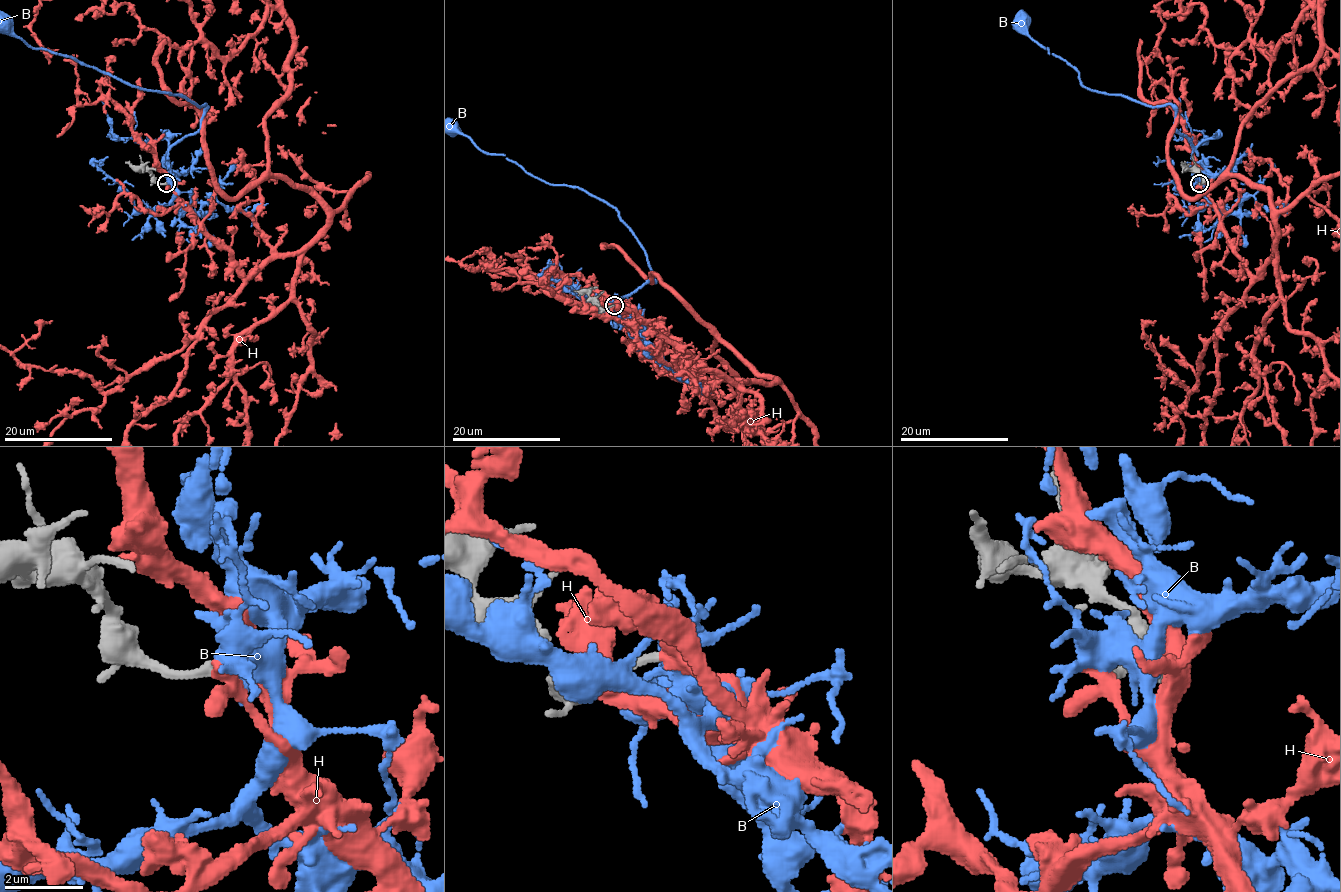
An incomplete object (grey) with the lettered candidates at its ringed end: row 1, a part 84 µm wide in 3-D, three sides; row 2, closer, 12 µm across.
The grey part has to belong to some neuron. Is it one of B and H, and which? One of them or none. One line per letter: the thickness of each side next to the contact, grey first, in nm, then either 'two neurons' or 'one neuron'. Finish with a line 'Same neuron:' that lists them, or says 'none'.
B: 240/360 nm | one neuron
H: 240/300 nm | two neurons
Same neuron: B

